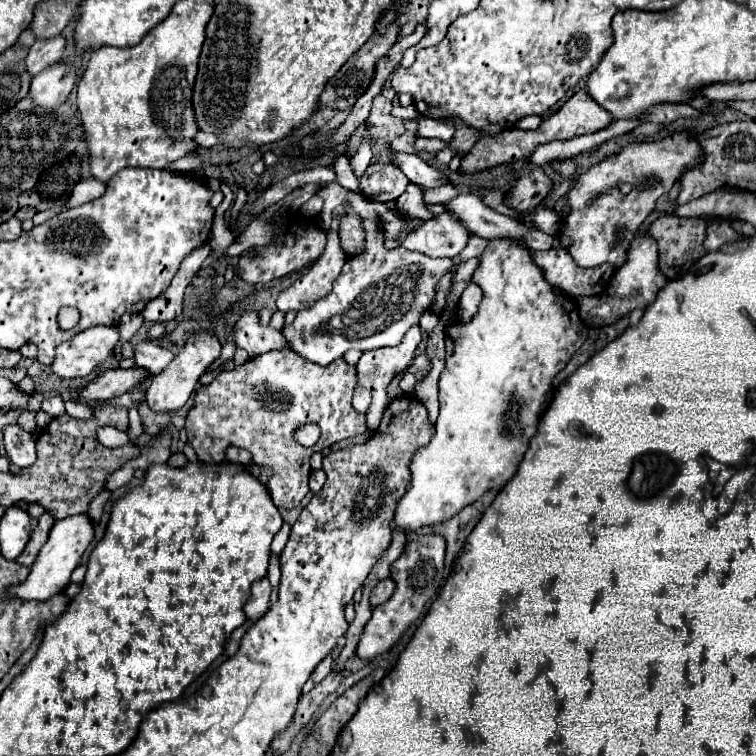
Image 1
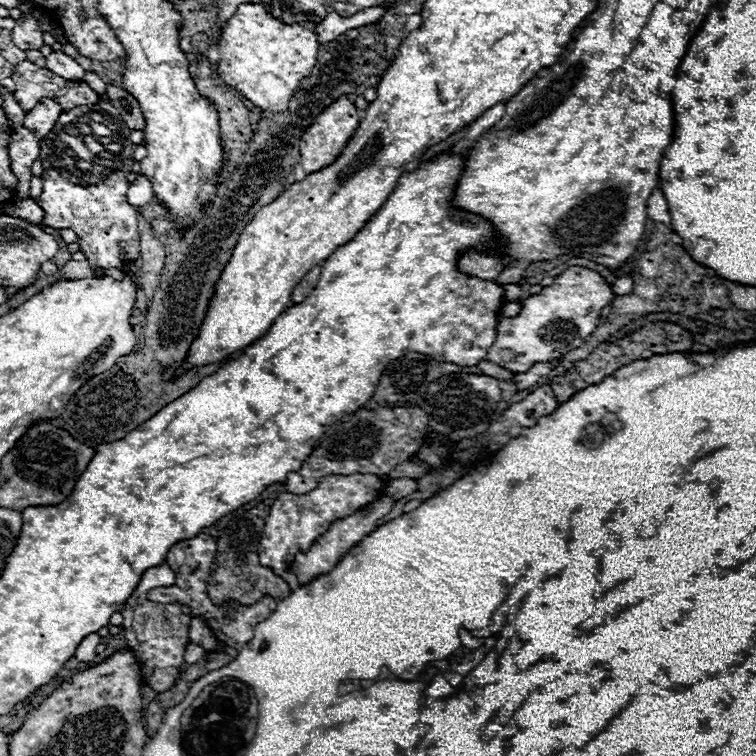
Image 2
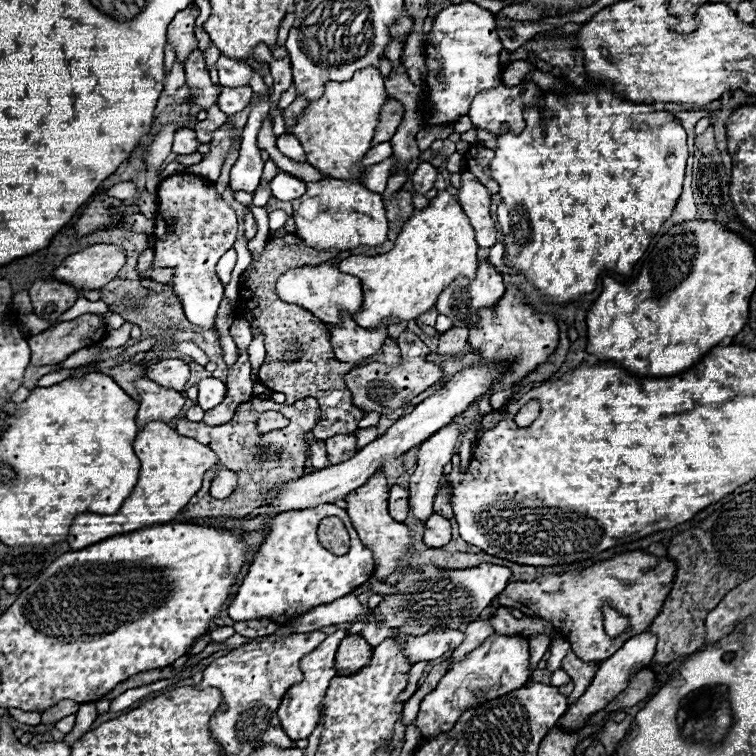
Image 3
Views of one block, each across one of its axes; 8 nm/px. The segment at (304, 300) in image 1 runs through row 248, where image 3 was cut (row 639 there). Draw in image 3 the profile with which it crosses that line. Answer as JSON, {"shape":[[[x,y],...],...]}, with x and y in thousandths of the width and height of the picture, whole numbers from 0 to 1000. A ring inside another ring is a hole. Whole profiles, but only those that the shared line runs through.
{"shape":[[[444,833],[442,839],[431,841],[431,847],[418,857],[413,860],[407,868],[402,868],[397,873],[397,884],[399,884],[399,892],[402,892],[402,899],[386,910],[381,910],[381,915],[376,918],[373,923],[373,931],[368,937],[368,952],[370,952],[370,960],[373,966],[384,974],[384,979],[399,979],[399,976],[407,976],[418,958],[421,958],[421,950],[423,950],[423,931],[429,926],[429,918],[434,913],[434,905],[437,899],[444,894],[444,886],[442,886],[442,865],[452,849],[452,844],[458,841],[458,833]]]}

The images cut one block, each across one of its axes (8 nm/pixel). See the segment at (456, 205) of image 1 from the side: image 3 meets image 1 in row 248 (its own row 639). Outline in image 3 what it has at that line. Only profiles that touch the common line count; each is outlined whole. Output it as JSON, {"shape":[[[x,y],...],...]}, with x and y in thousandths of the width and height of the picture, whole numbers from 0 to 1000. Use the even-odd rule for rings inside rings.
{"shape":[[[701,841],[701,876],[712,878],[717,873],[720,862],[725,860],[725,854],[728,854],[728,844],[725,841],[712,841],[712,844]]]}

